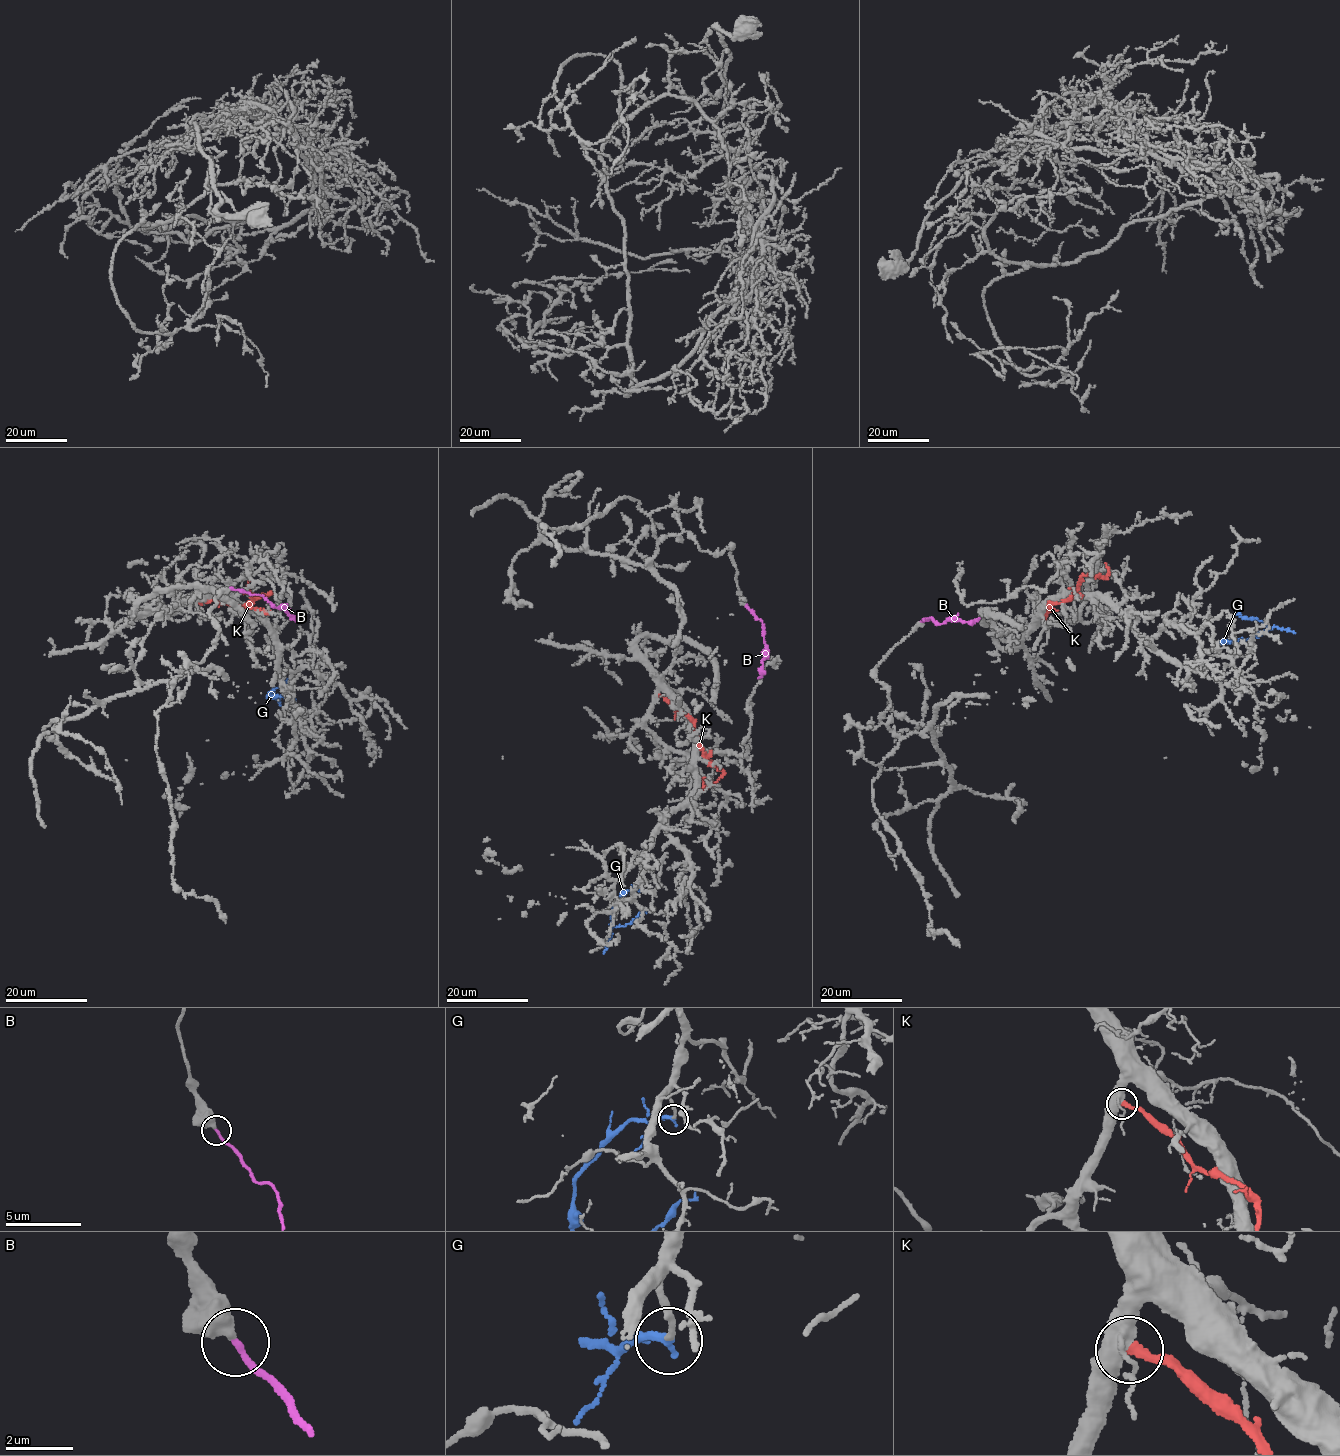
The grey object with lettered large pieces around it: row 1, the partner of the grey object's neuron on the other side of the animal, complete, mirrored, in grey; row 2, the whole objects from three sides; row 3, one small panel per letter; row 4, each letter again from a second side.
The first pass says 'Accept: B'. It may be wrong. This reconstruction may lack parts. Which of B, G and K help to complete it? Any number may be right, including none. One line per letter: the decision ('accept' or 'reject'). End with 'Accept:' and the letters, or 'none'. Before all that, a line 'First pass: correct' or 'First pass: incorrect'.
First pass: correct
B: accept
G: reject
K: reject
Accept: B

